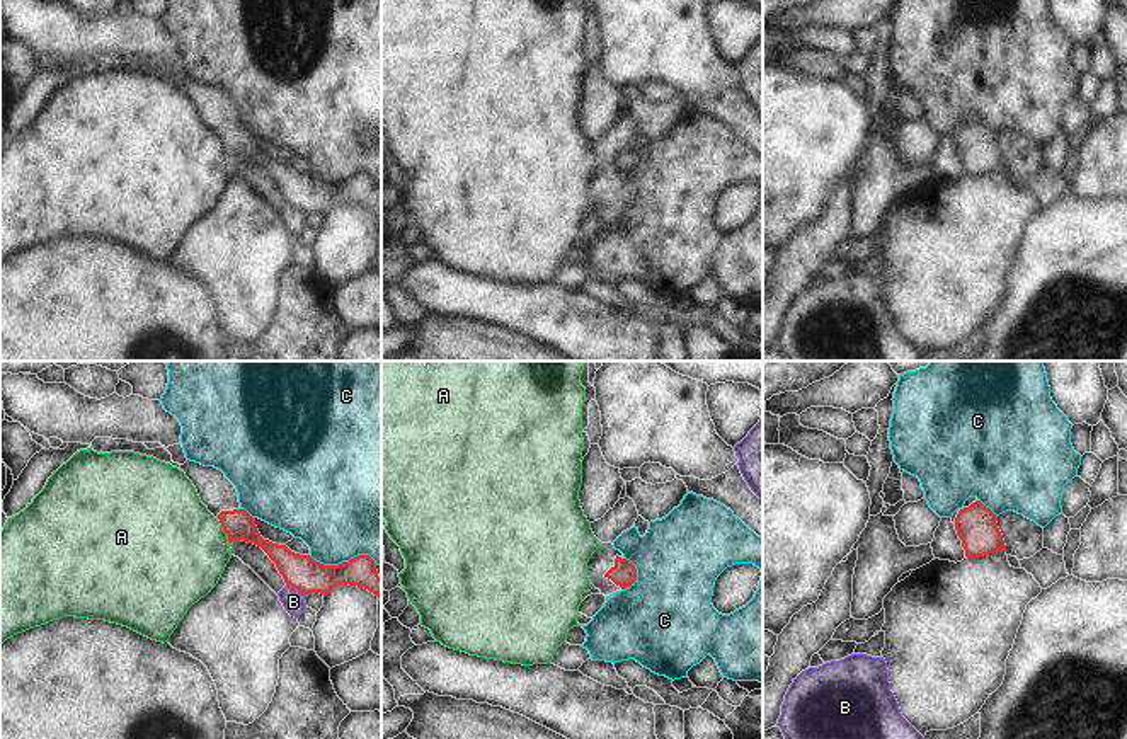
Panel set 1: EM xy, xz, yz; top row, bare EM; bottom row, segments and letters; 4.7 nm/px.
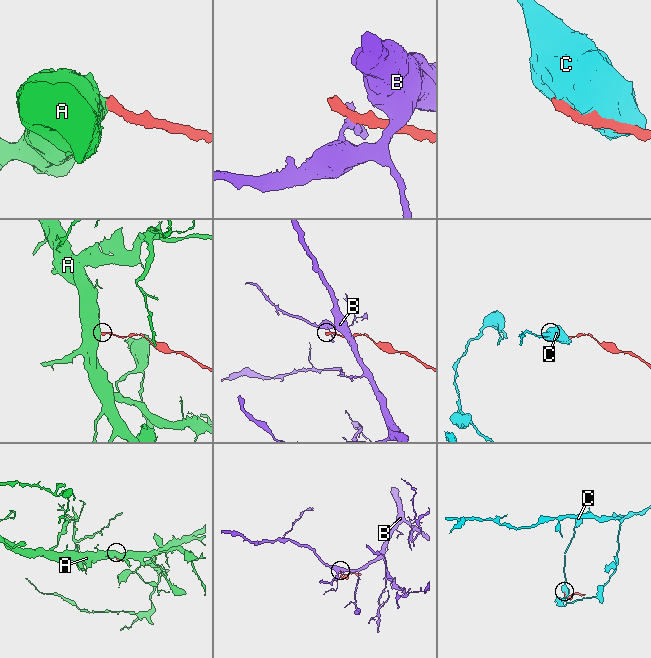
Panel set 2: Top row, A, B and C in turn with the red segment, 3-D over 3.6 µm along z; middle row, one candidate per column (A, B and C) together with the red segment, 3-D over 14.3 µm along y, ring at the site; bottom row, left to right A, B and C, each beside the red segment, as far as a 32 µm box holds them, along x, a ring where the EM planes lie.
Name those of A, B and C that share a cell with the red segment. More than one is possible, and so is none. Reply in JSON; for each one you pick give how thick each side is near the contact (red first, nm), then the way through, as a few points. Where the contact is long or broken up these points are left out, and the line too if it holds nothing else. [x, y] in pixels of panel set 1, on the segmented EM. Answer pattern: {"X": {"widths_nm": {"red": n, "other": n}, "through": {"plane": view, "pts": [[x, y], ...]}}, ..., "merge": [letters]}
{"merge": []}

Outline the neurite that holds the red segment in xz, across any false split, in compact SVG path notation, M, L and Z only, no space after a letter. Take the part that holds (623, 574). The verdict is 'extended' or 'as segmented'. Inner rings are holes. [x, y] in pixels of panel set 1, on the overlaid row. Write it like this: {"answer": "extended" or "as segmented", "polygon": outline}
{"answer": "extended", "polygon": "M603 543L587 562L587 577L601 594L609 596L630 587L637 581L637 569L613 543Z"}

